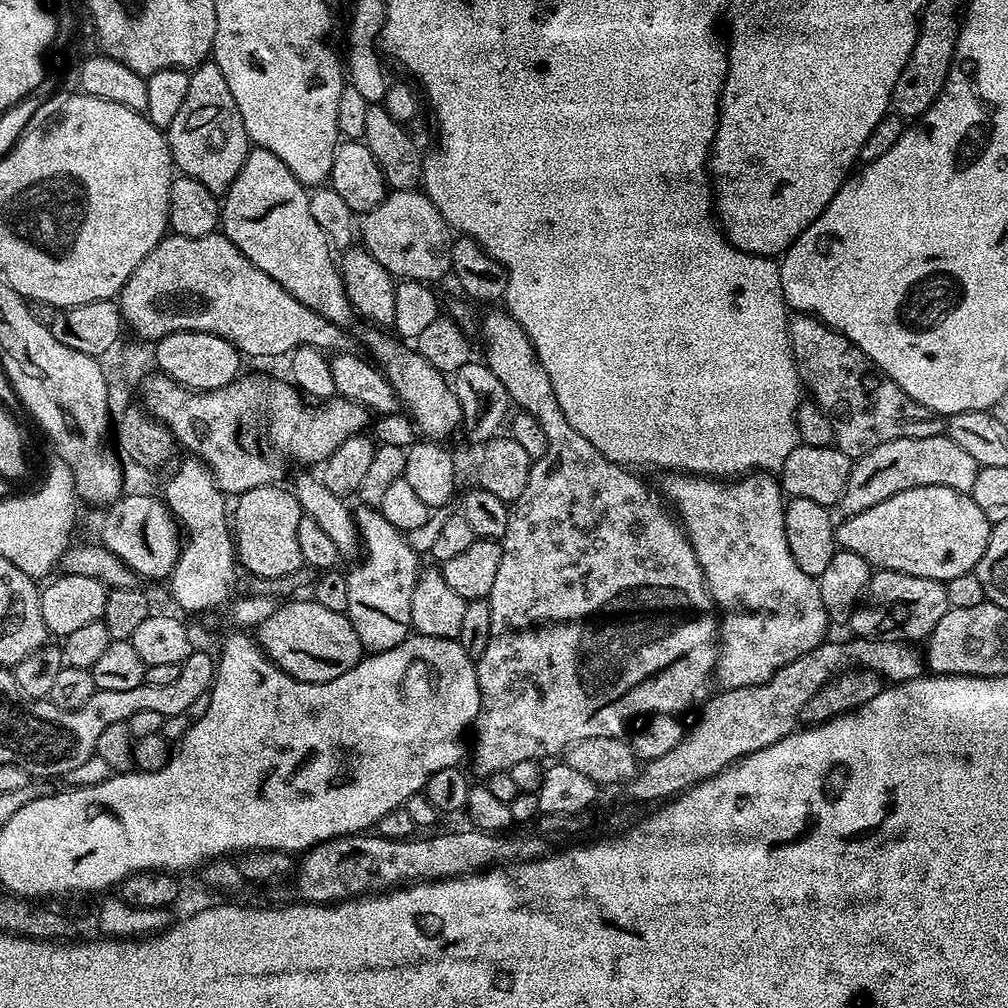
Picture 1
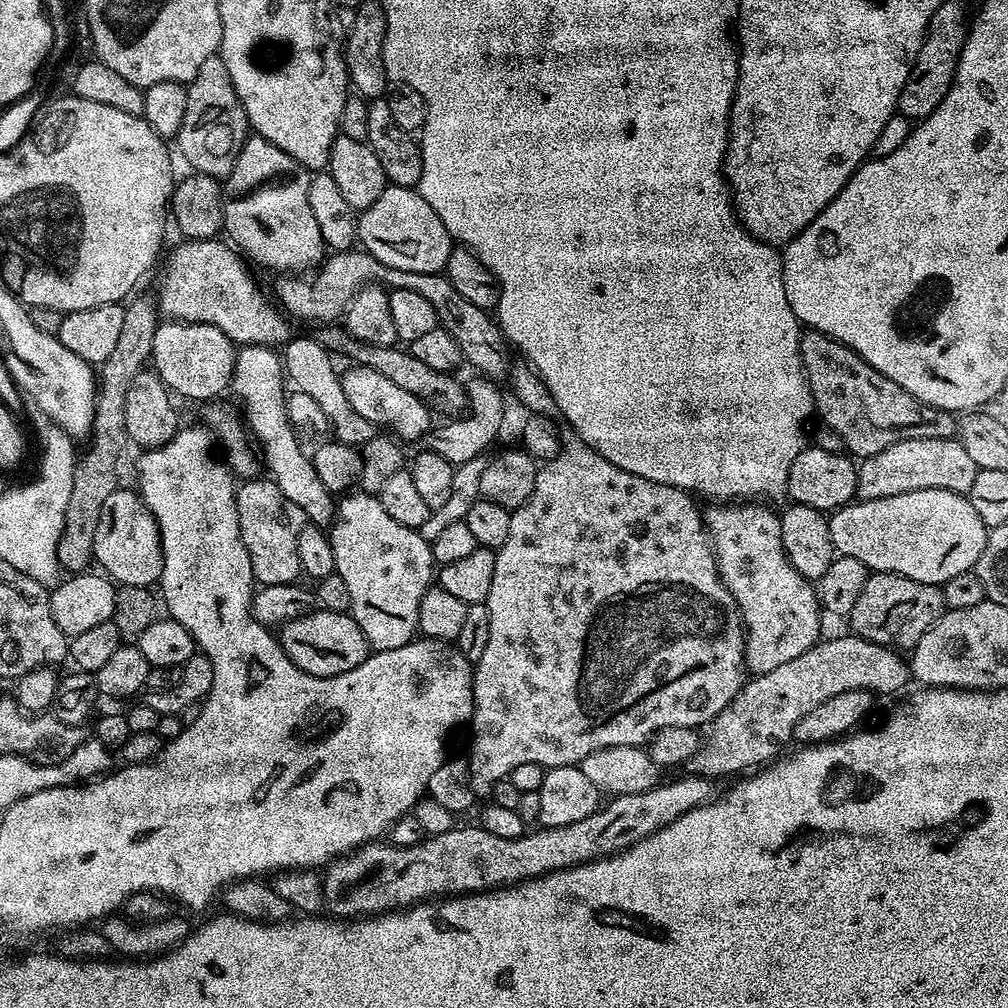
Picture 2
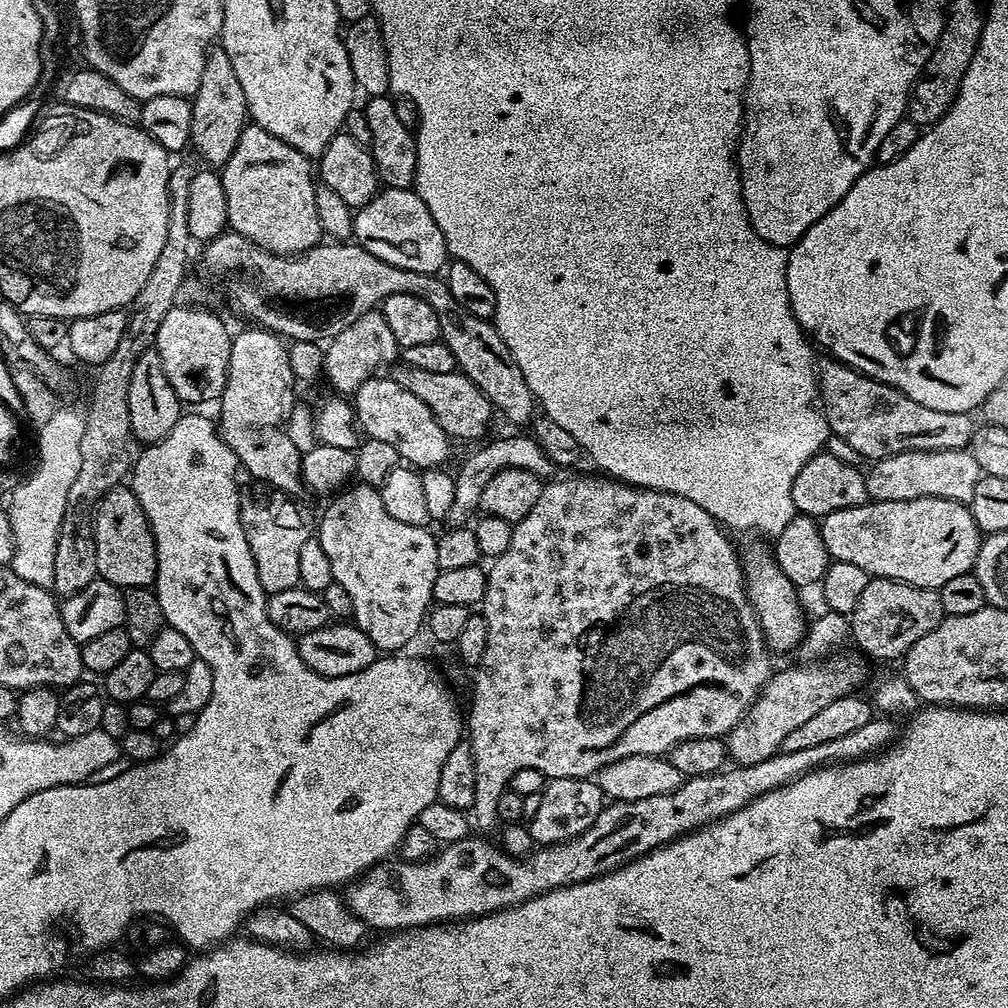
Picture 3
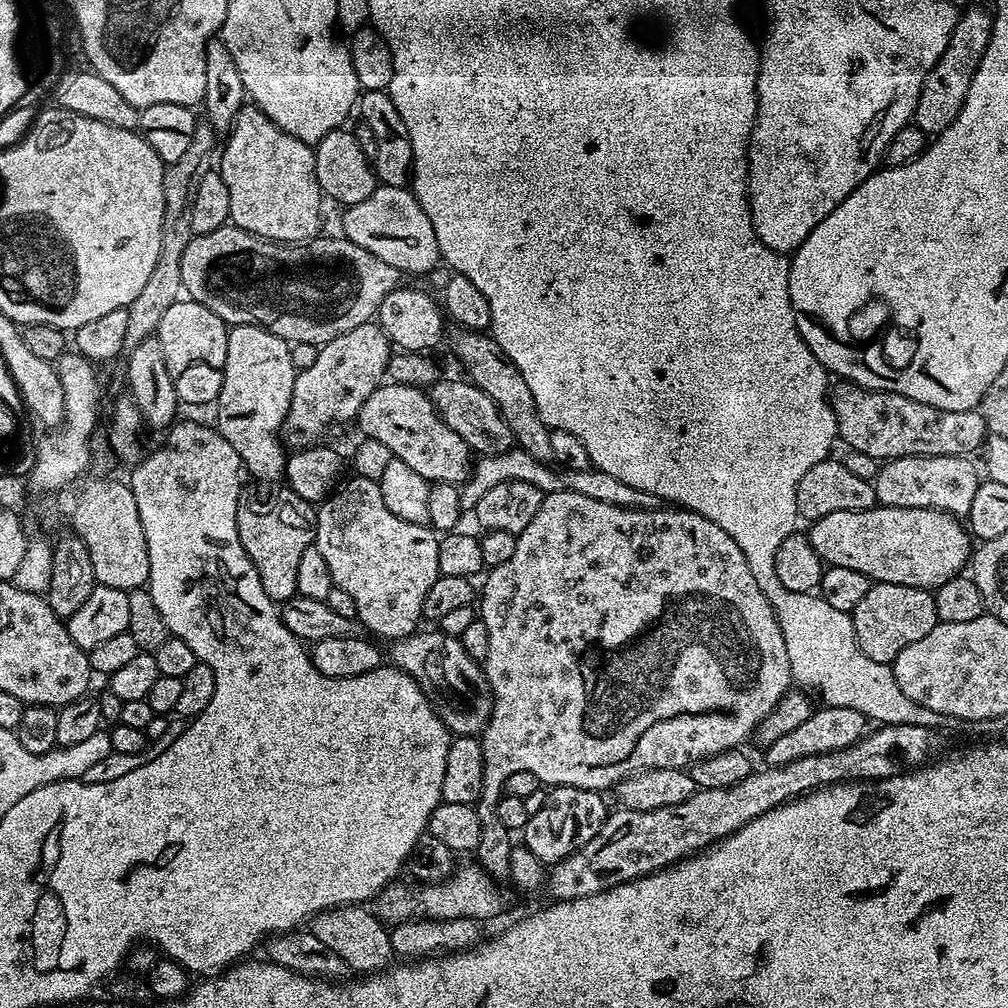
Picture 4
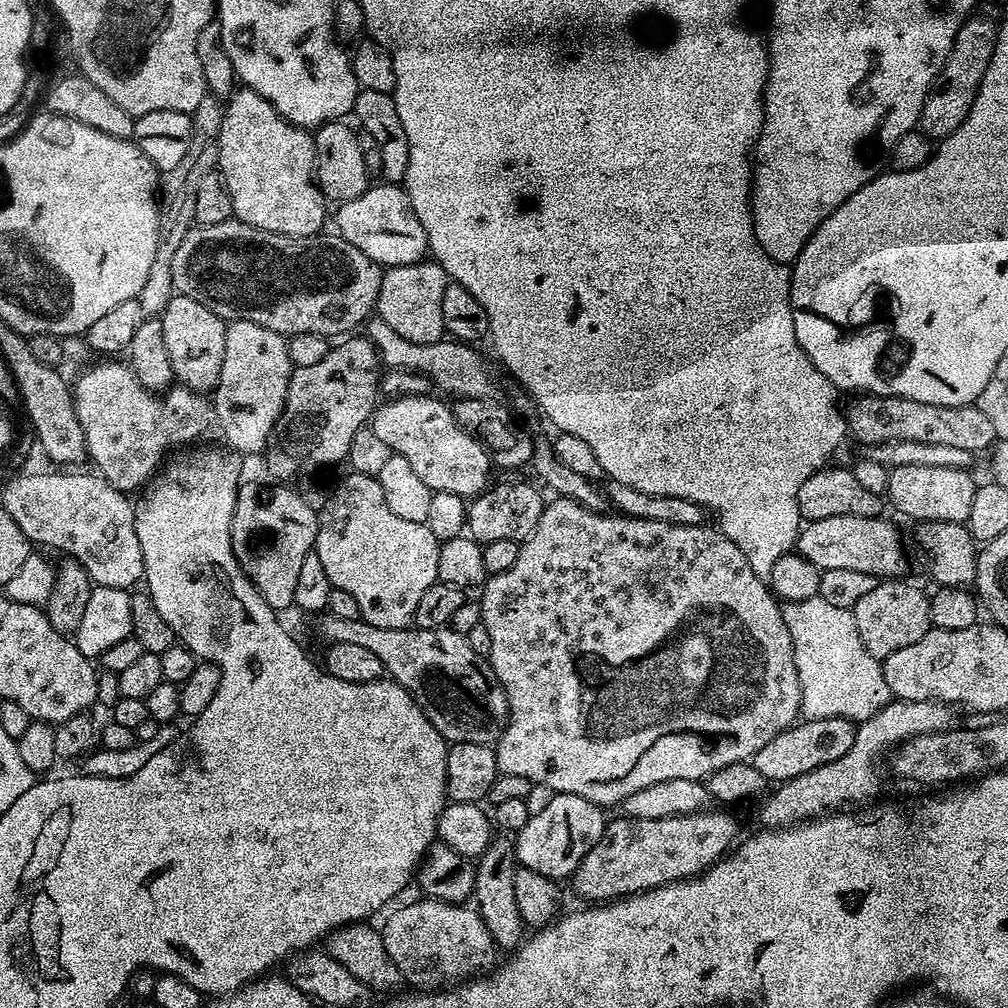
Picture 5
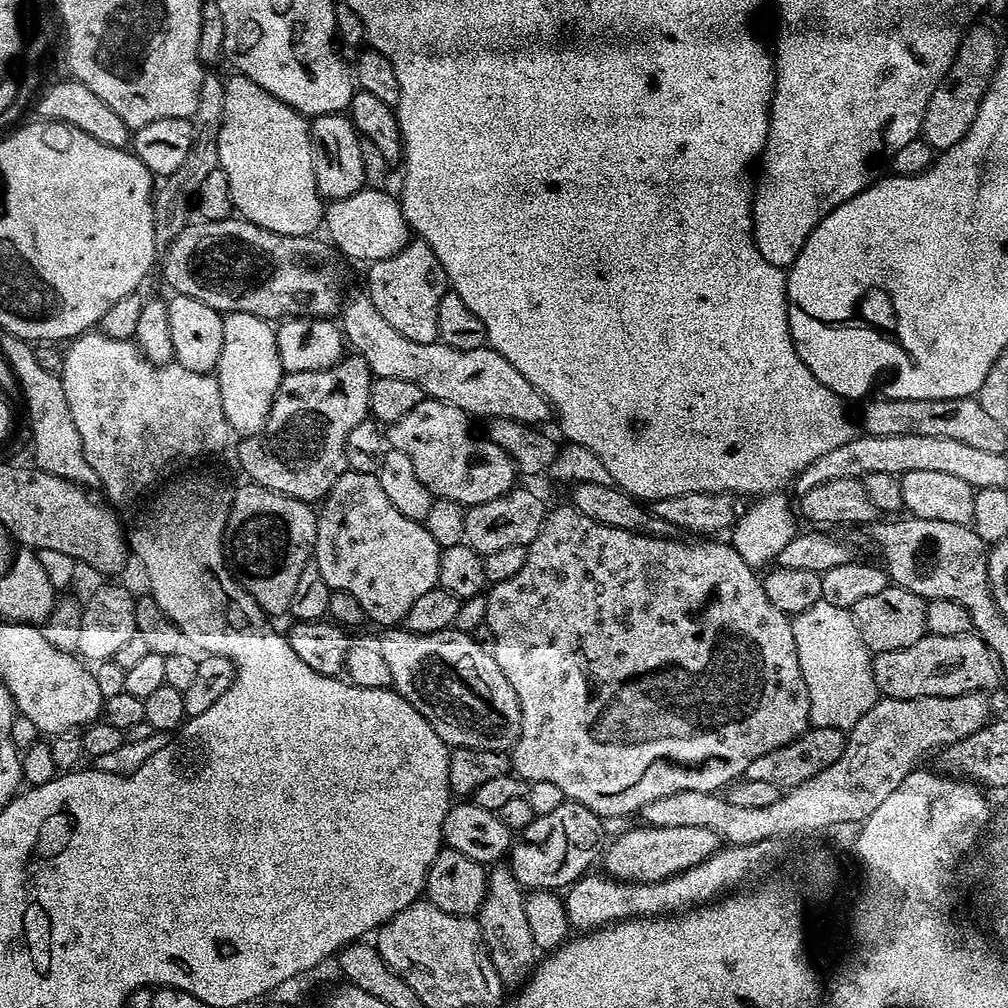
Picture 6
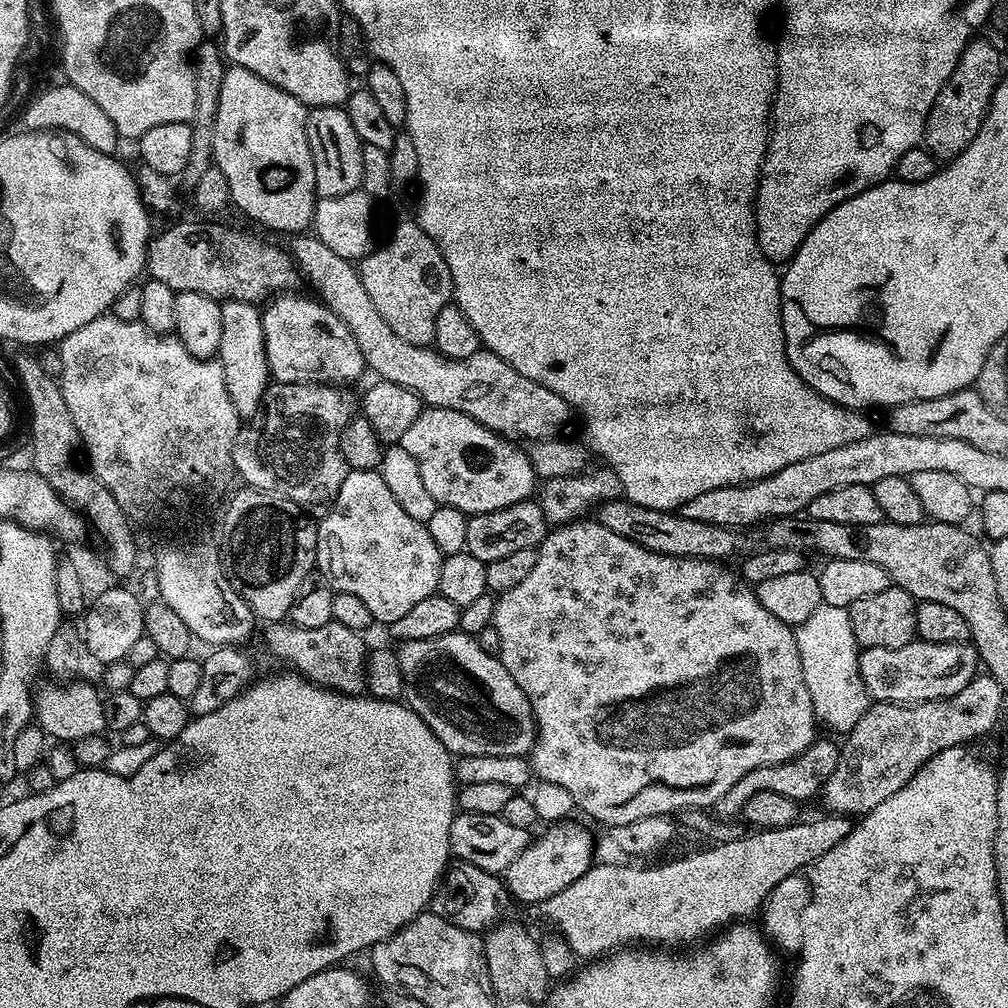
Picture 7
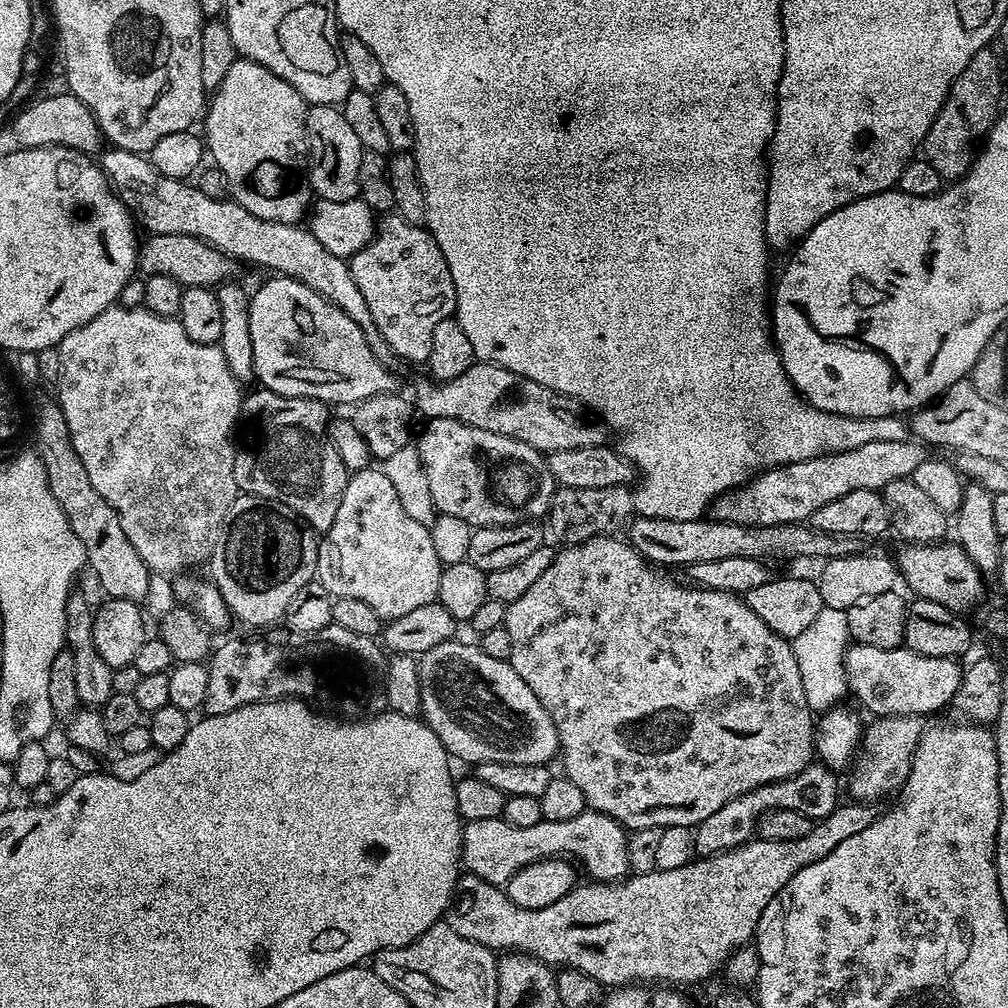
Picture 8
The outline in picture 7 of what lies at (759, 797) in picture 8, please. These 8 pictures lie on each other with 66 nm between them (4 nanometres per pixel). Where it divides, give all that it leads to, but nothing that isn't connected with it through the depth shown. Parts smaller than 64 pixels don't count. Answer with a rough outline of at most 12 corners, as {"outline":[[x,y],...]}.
{"outline":[[817,738],[794,759],[752,770],[715,804],[739,817],[762,790],[819,797],[840,748]]}

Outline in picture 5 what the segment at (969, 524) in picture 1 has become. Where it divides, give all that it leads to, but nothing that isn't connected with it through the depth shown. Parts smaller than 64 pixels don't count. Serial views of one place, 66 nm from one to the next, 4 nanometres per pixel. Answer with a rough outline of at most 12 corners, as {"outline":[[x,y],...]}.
{"outline":[[885,518],[807,521],[795,551],[821,570],[904,573]]}

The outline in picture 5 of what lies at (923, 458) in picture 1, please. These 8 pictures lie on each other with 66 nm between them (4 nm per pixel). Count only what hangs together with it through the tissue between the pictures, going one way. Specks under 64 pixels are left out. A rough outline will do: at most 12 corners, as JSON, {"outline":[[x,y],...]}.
{"outline":[[898,466],[886,496],[912,522],[964,524],[967,468]]}

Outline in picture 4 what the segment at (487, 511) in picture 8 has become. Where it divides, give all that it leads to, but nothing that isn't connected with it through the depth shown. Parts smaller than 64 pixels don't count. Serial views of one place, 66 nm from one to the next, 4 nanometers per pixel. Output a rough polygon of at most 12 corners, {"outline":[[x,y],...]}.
{"outline":[[381,383],[358,425],[432,484],[464,483],[470,450],[427,391]]}

